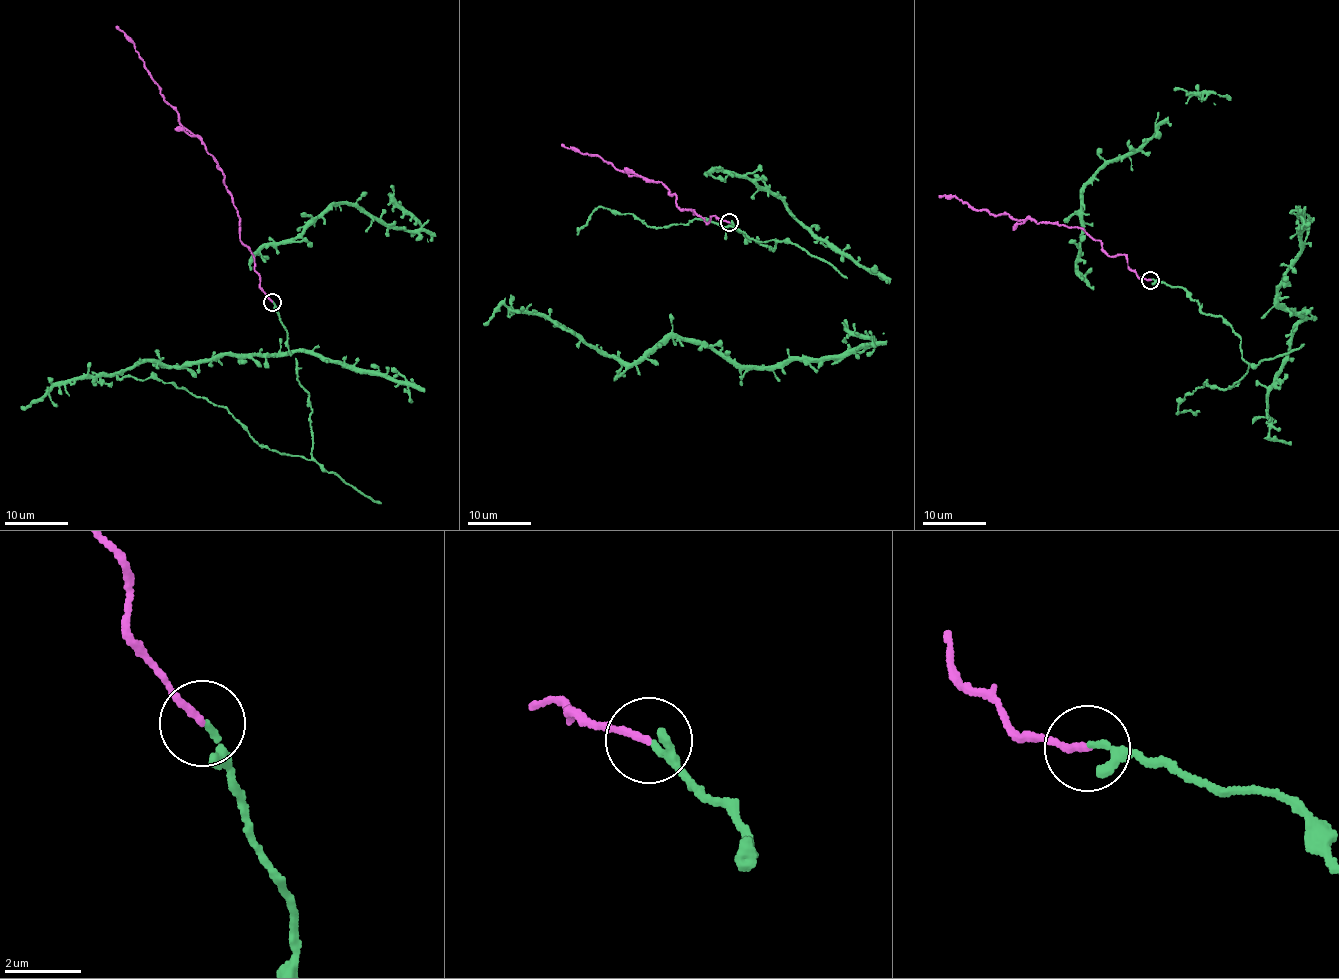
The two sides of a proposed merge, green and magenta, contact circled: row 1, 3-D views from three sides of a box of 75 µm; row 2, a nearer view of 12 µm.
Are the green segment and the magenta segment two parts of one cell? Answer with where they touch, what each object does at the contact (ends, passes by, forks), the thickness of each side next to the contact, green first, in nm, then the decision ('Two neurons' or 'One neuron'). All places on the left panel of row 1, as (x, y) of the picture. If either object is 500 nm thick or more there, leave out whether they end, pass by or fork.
Place: (272, 302). At the ring green ends. At the ring magenta ends. Thickness 150 nm (green) against 170 nm. One neuron

